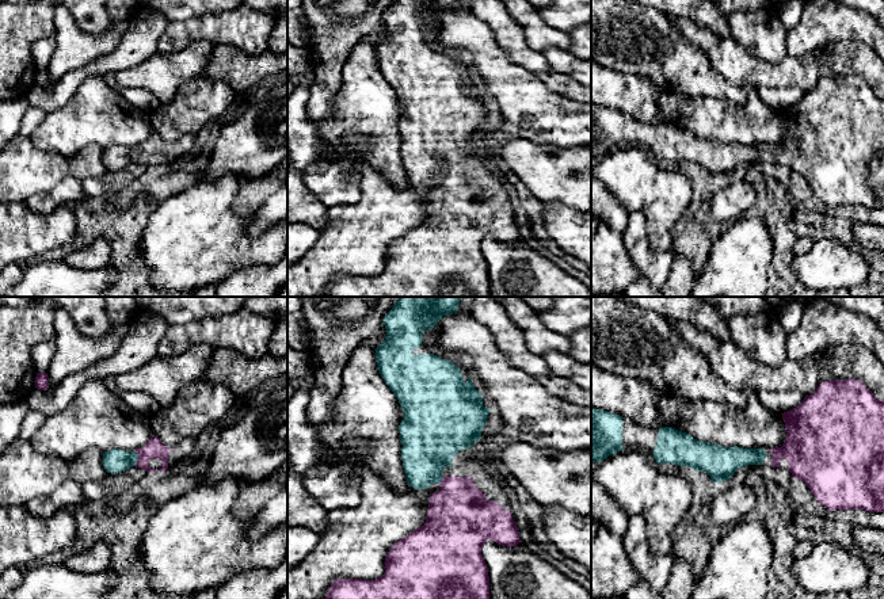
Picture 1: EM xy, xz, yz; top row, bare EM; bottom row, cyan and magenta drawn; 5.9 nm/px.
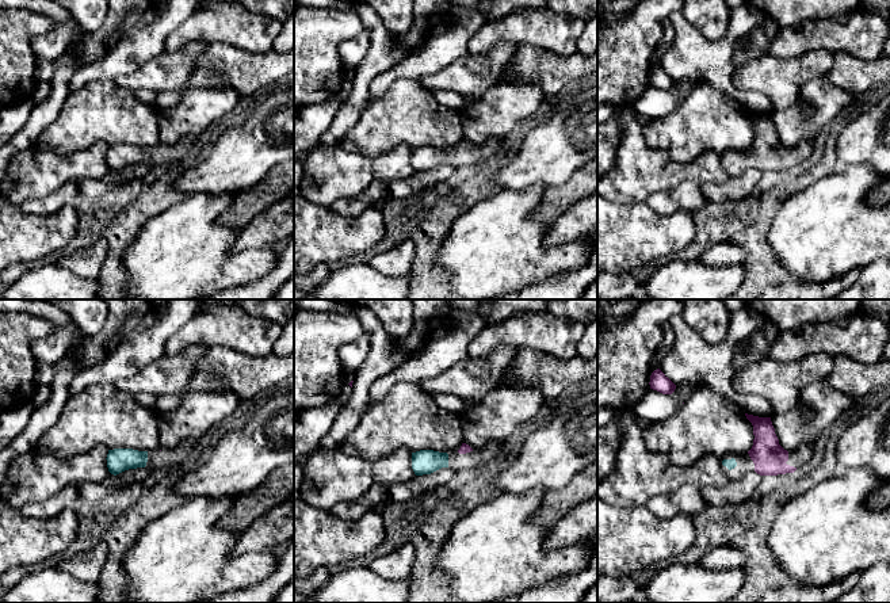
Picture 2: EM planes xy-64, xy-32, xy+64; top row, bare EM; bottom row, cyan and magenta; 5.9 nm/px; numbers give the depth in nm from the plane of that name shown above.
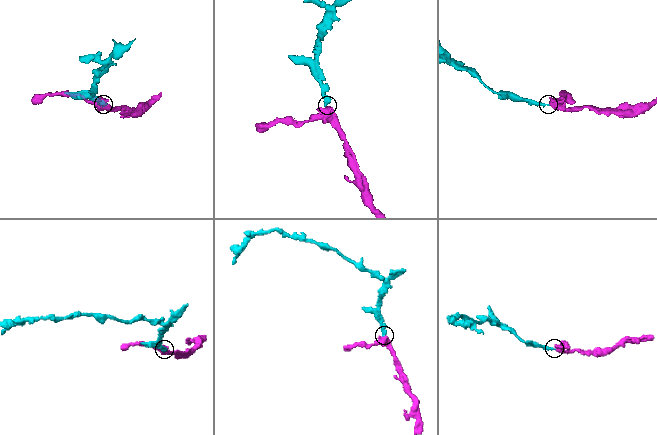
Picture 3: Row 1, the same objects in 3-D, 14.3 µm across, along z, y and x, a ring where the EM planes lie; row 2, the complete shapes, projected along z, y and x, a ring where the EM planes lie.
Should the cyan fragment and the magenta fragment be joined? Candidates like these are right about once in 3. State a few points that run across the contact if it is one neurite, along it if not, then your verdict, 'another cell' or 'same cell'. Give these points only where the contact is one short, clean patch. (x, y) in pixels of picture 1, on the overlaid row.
line xy (115, 461), (137, 458), (153, 449); same cell

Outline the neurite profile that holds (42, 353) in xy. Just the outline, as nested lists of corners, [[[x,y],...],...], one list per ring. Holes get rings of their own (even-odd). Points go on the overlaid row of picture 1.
[[[50,339],[47,342],[42,342],[34,346],[31,351],[31,356],[33,356],[33,363],[34,363],[37,373],[47,371],[54,352],[56,352],[54,339]]]

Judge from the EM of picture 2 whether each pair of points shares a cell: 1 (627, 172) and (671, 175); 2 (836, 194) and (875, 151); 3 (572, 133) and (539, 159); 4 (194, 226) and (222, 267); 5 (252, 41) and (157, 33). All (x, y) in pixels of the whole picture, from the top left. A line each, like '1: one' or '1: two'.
1: one
2: two
3: one
4: one
5: two

